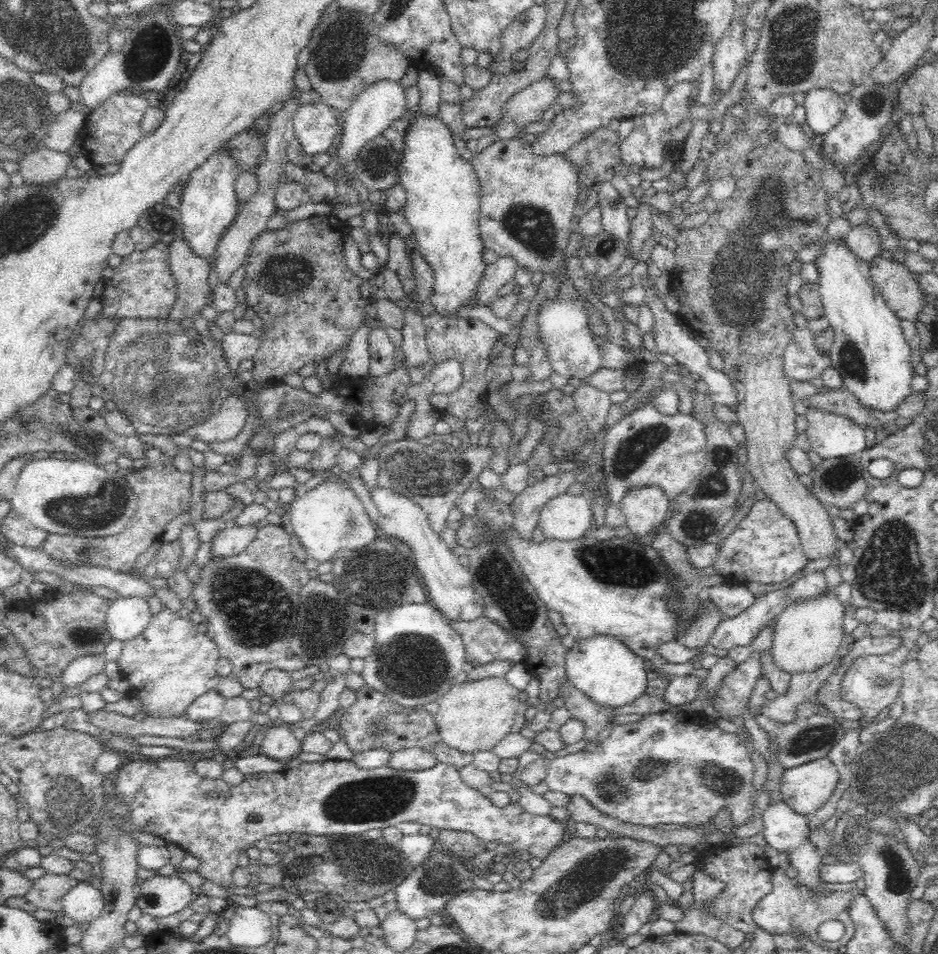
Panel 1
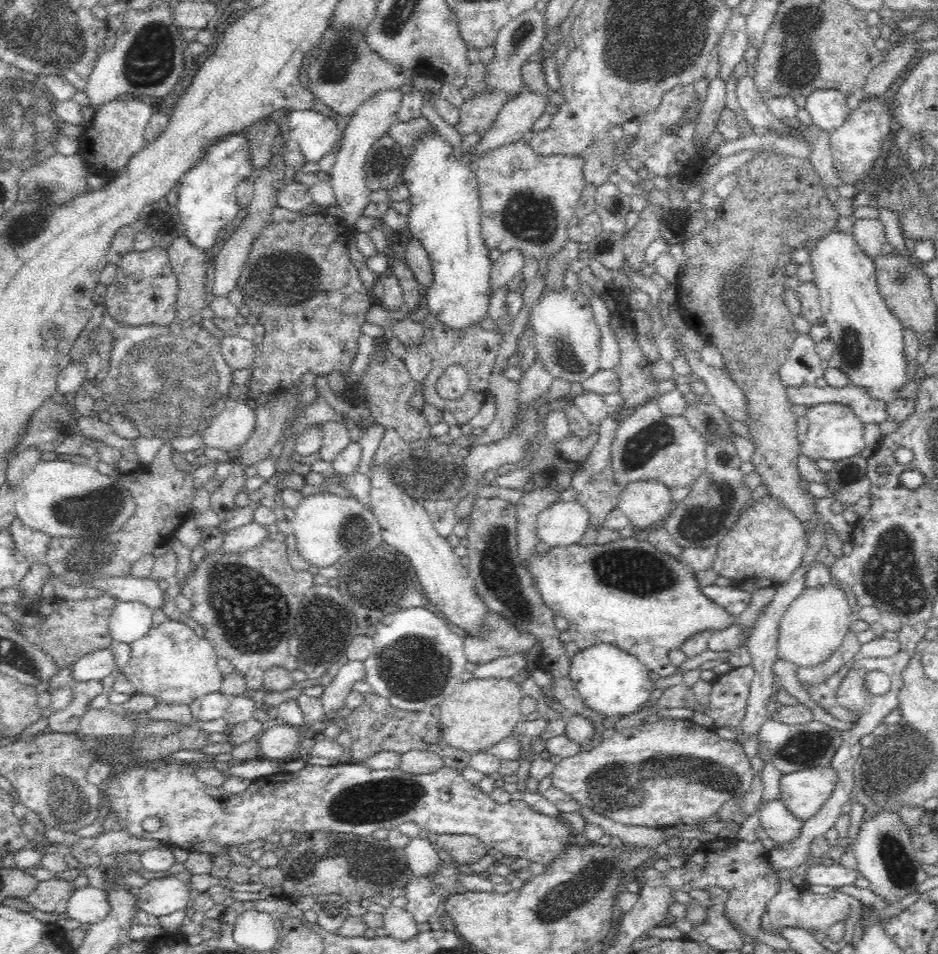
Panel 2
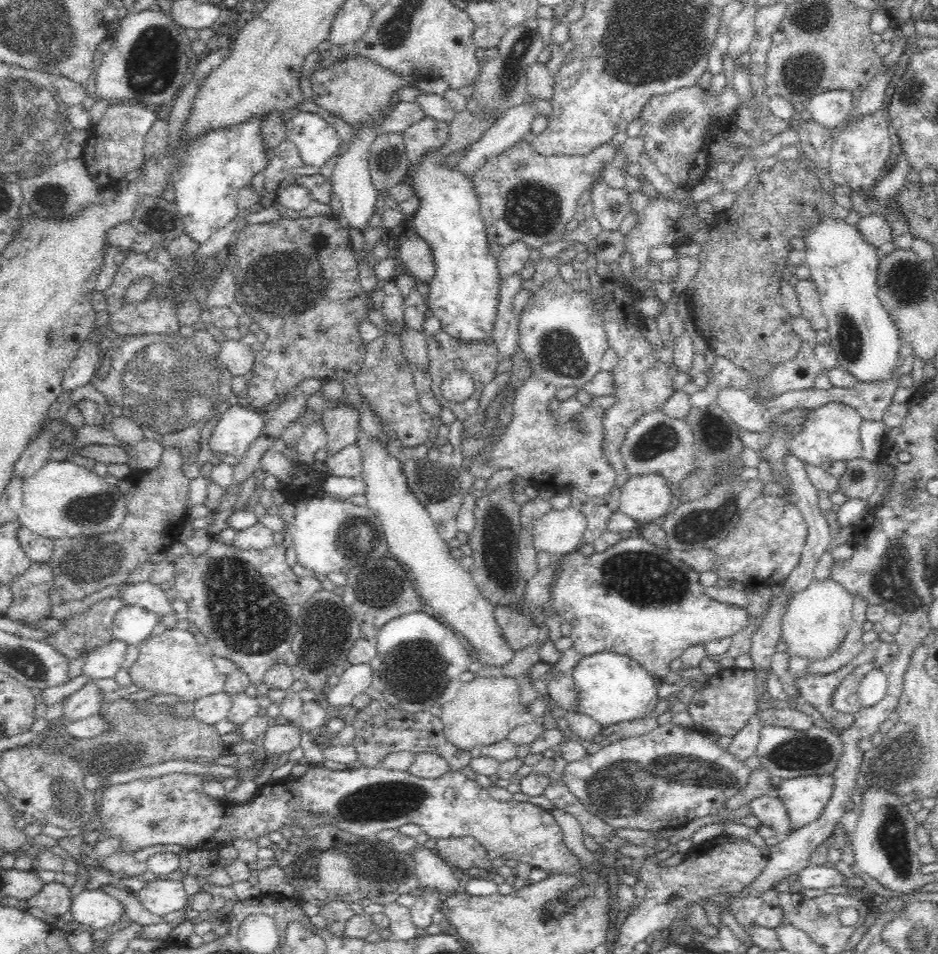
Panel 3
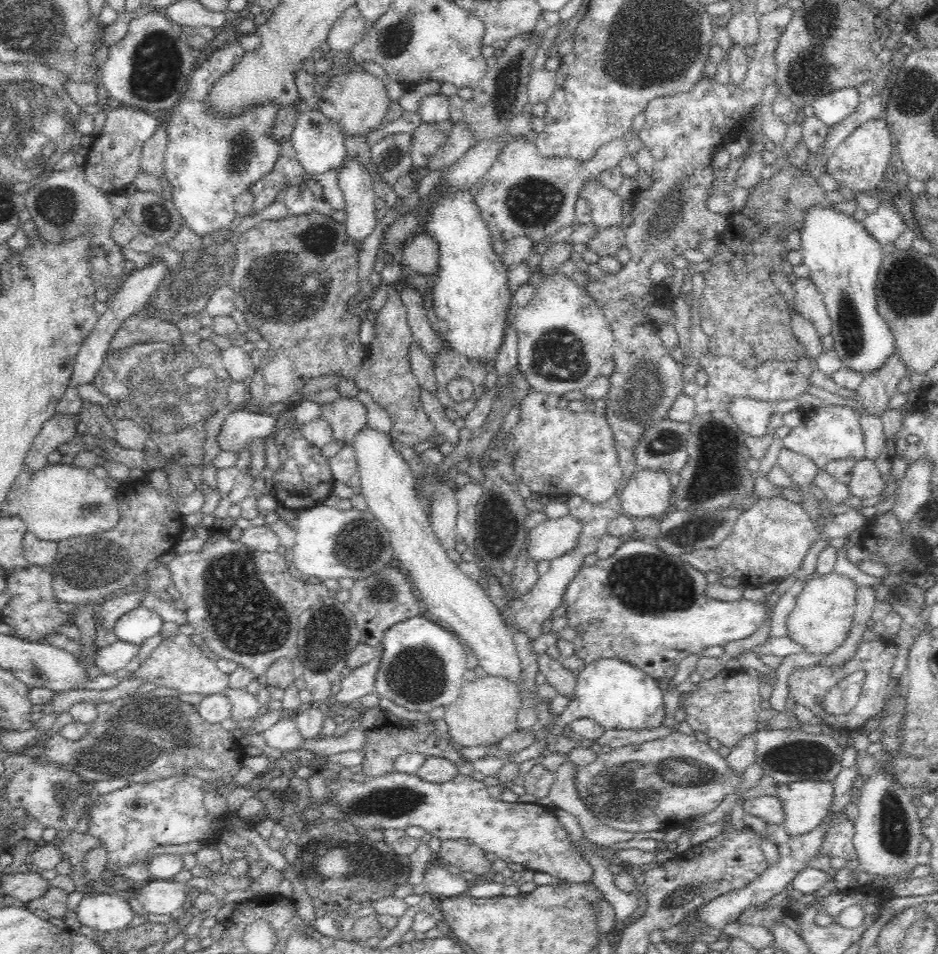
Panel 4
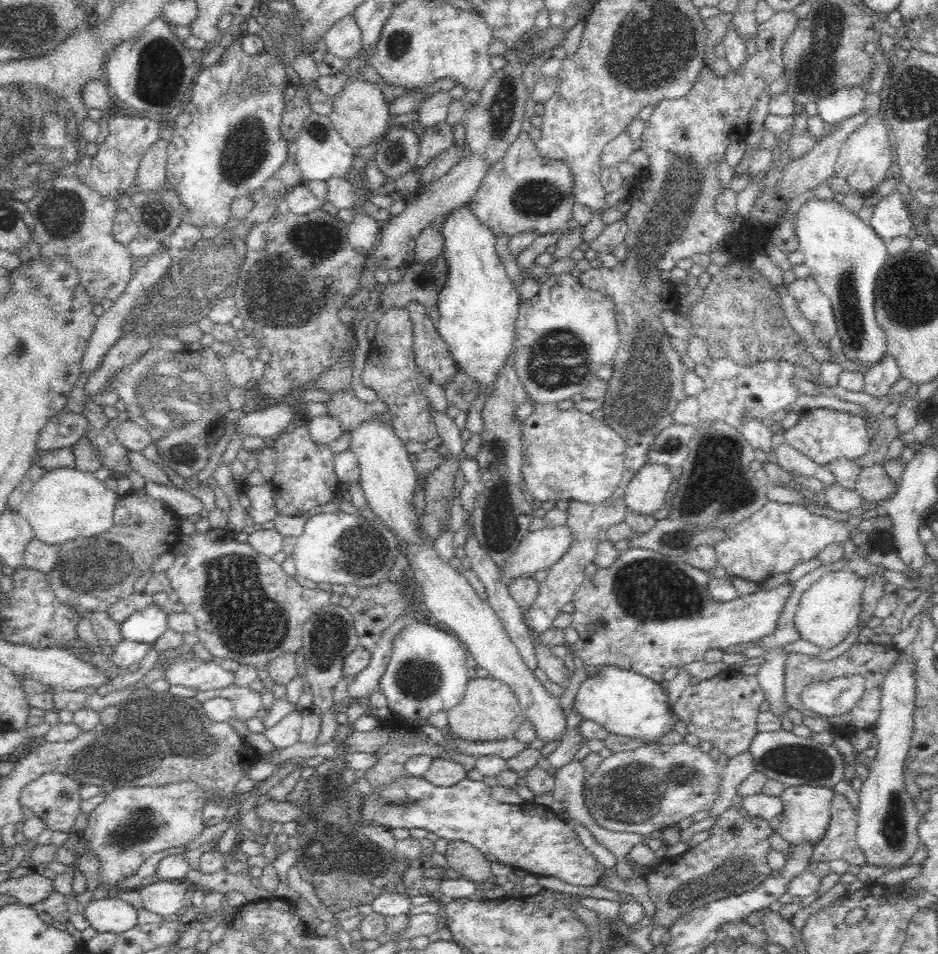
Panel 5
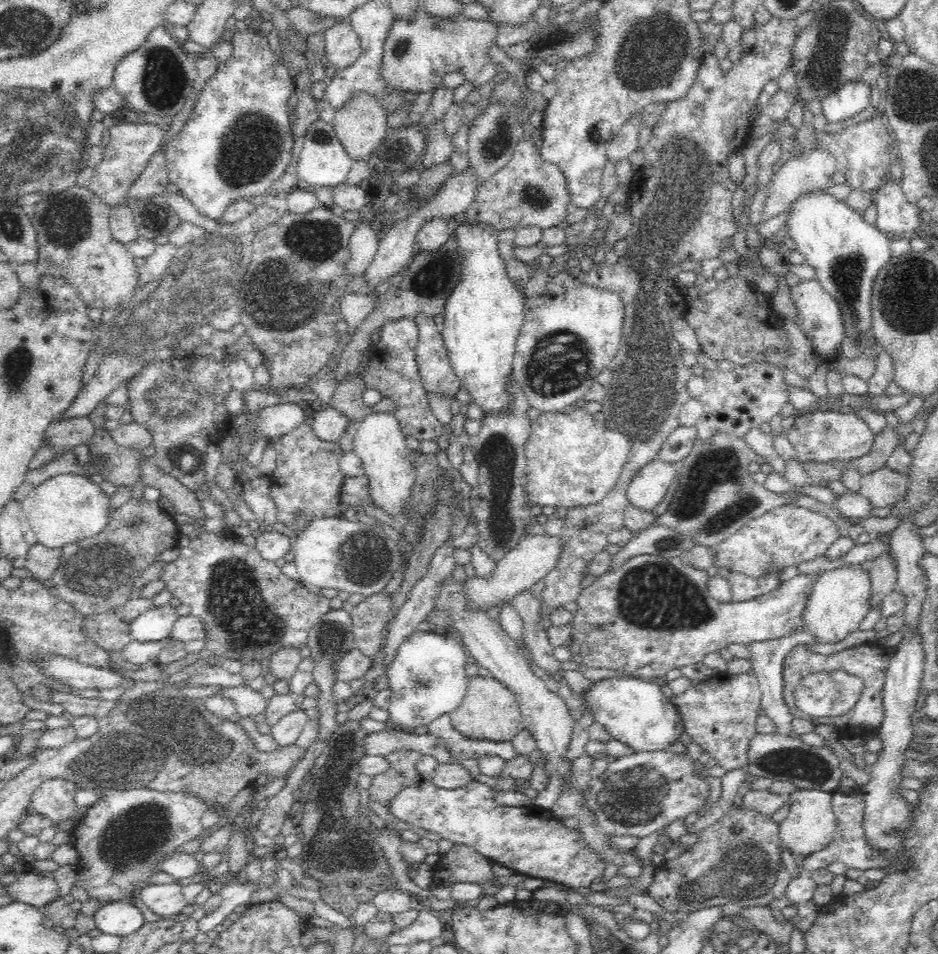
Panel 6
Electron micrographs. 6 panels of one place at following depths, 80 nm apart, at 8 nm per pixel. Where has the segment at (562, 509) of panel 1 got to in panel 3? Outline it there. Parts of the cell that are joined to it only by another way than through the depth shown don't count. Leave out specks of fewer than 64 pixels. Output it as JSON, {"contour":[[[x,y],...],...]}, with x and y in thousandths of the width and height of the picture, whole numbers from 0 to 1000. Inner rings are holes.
{"contour":[[[608,530],[600,536],[584,536],[571,546],[568,556],[568,574],[591,587],[618,574],[625,555],[623,540]]]}

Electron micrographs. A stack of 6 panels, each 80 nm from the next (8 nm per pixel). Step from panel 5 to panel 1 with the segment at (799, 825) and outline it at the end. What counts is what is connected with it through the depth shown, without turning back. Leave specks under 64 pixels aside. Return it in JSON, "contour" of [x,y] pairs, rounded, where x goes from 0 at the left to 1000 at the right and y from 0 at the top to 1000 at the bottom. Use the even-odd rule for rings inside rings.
{"contour":[[[881,794],[837,807],[830,836],[852,855],[866,855],[886,834],[893,820],[892,805]]]}

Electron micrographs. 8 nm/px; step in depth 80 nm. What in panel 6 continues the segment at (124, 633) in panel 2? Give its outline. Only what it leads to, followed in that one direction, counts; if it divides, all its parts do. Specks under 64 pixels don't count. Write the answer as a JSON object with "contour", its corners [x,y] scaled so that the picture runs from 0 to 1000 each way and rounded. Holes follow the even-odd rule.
{"contour":[[[176,634],[154,642],[147,650],[140,652],[140,666],[147,673],[166,673],[180,669],[192,648],[188,637]]]}

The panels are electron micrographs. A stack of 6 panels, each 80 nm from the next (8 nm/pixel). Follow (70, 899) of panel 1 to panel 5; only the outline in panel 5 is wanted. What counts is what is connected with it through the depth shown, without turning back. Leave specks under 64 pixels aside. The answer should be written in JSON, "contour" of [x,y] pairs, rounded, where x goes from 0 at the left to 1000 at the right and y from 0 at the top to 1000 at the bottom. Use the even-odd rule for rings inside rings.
{"contour":[[[115,939],[91,949],[96,971],[106,978],[130,979],[147,969],[147,954],[127,939]]]}

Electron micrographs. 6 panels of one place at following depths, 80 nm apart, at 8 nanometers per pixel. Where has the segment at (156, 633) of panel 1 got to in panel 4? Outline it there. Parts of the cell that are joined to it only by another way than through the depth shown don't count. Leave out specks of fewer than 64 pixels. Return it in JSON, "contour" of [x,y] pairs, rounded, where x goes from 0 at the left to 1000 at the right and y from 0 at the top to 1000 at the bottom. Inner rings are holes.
{"contour":[[[190,664],[174,671],[163,681],[162,687],[145,703],[147,712],[154,712],[168,720],[188,722],[196,727],[228,729],[237,726],[245,717],[245,709],[239,708],[226,692],[207,677],[203,669]]]}

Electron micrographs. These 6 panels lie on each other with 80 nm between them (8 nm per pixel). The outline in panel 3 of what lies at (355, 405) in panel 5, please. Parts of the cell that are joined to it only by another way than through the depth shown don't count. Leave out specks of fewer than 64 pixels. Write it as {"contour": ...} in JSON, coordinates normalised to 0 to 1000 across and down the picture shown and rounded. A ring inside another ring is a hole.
{"contour":[[[333,413],[326,421],[342,436],[340,439],[349,451],[349,469],[354,477],[372,465],[378,465],[386,454],[384,431],[378,423],[370,422],[367,418],[360,423],[355,422],[344,418],[341,413]]]}

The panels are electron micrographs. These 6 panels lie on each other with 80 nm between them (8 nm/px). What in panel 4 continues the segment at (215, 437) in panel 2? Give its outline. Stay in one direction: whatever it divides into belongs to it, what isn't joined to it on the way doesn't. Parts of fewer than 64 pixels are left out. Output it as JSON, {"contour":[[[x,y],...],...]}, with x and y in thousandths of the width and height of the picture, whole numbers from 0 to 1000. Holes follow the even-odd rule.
{"contour":[[[252,429],[237,447],[232,457],[236,472],[249,472],[254,478],[262,474],[260,469],[271,459],[286,459],[296,454],[300,437],[293,433],[271,433]]]}

